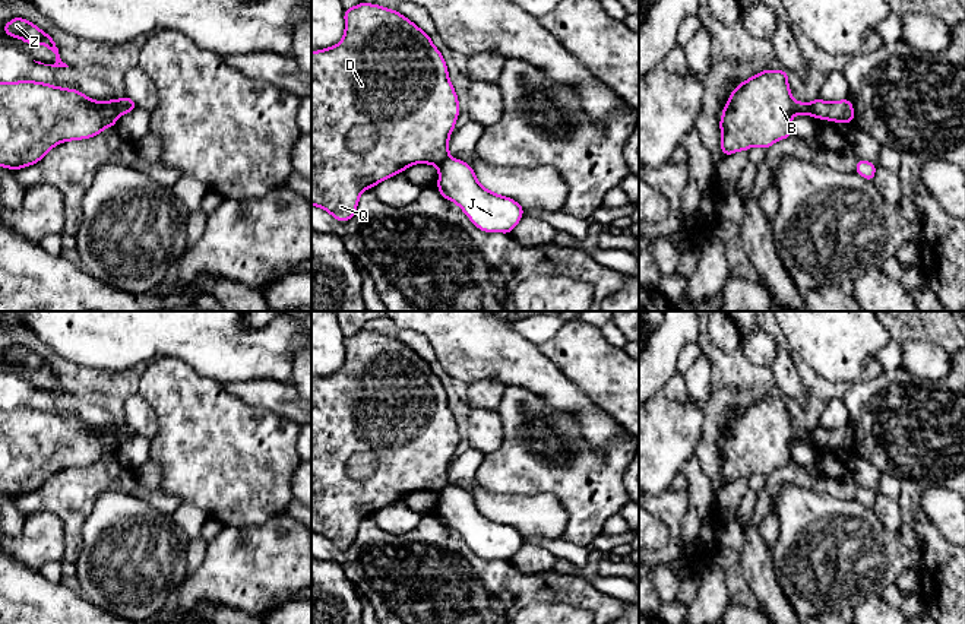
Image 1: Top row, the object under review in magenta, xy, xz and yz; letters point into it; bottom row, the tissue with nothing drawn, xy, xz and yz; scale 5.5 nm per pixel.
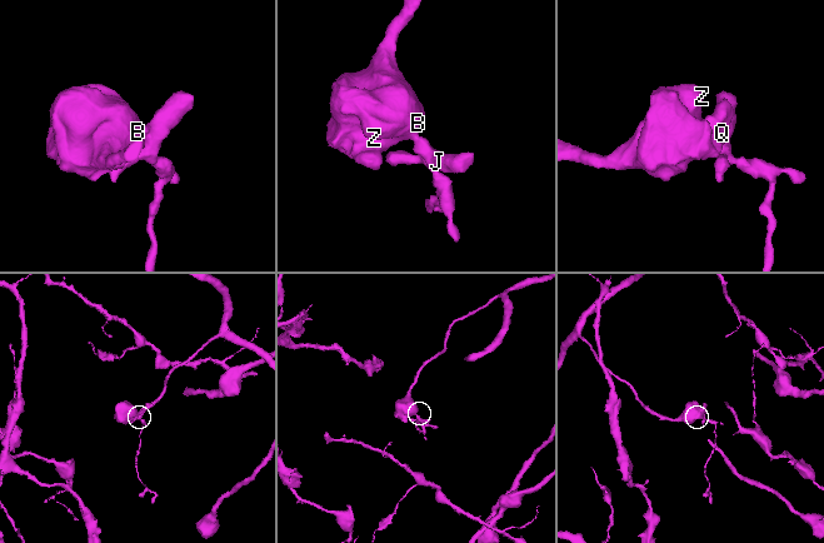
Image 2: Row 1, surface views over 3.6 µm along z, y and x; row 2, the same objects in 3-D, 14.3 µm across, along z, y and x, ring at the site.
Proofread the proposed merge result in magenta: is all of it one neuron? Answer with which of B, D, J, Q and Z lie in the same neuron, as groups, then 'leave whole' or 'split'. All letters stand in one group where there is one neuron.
B D Q Z / J; split

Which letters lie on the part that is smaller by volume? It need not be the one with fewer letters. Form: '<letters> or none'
J

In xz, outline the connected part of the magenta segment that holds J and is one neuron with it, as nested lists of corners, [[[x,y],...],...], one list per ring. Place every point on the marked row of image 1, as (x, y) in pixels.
[[[450,156],[439,165],[436,187],[484,232],[510,234],[525,212],[513,199],[484,189],[466,162]]]

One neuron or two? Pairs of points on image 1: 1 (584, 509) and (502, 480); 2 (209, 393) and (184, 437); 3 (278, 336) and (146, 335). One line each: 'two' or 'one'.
1: one
2: one
3: one

